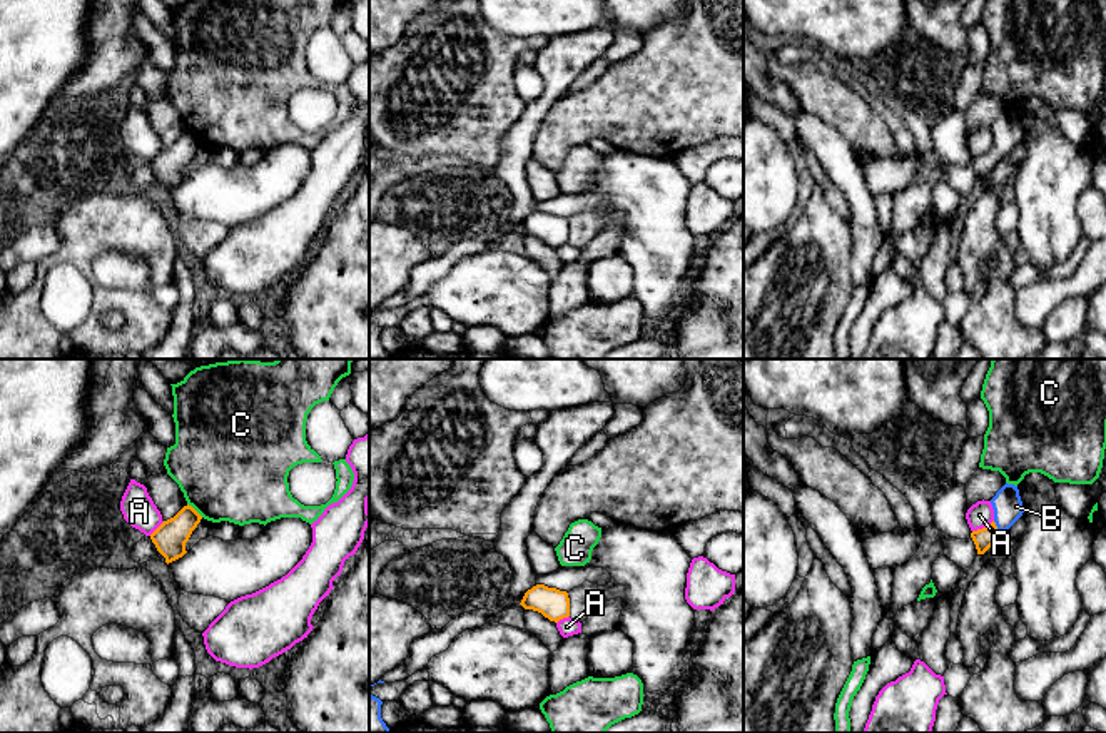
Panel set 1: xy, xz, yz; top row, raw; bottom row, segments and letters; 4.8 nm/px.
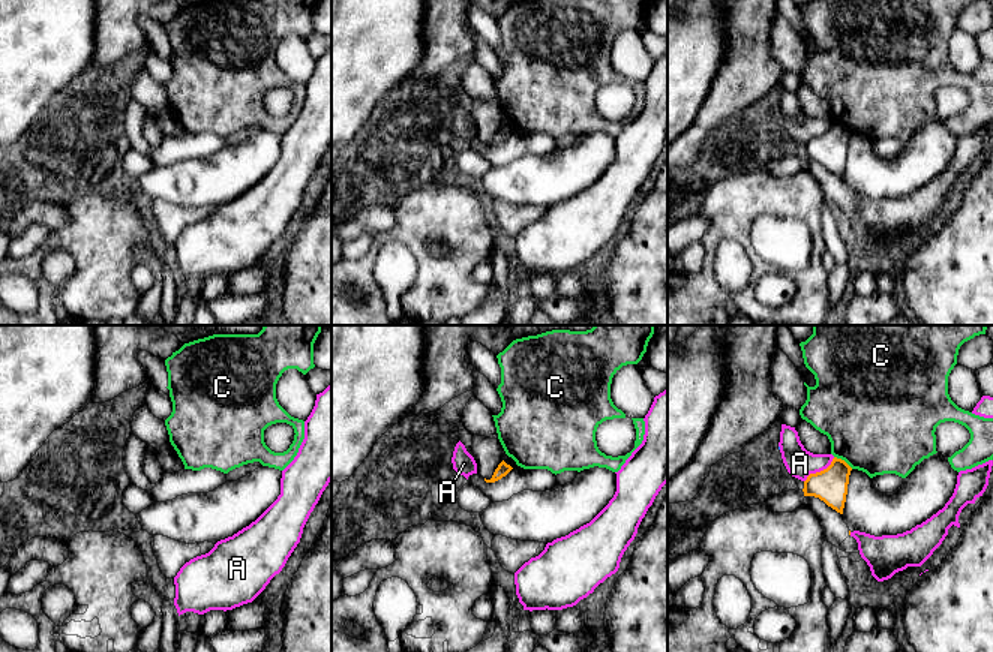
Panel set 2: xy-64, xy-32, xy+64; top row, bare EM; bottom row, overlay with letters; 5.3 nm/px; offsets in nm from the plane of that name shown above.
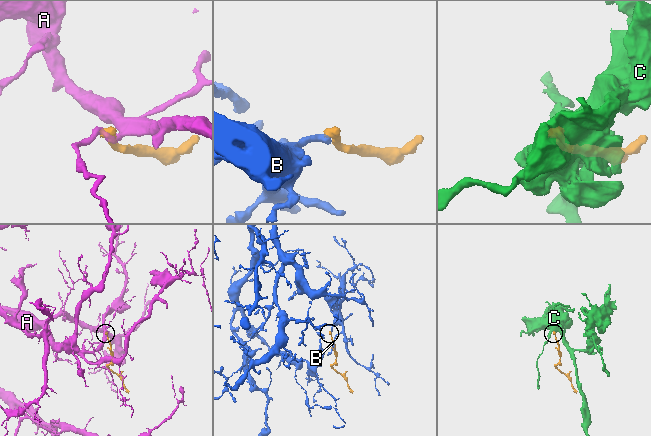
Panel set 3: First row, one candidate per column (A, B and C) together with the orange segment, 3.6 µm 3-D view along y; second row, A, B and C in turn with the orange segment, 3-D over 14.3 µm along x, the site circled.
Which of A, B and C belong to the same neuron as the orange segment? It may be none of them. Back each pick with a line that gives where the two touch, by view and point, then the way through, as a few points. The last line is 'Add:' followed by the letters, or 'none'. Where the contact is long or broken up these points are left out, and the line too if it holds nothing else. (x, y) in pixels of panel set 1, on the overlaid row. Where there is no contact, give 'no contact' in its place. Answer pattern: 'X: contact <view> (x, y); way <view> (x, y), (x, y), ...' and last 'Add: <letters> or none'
B: contact yz (996, 528); way yz (984, 538), (996, 528), (1008, 508)
Add: B

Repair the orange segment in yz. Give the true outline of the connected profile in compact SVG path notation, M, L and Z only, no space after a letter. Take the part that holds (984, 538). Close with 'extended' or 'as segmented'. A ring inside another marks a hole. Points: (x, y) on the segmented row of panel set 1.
M1006 483L991 499L991 504L994 509L994 521L971 533L977 554L984 554L1024 513L1019 489L1014 484Z; extended

